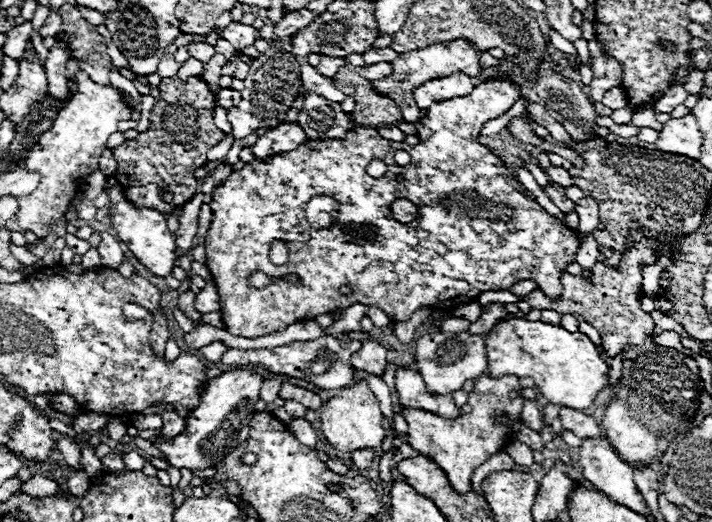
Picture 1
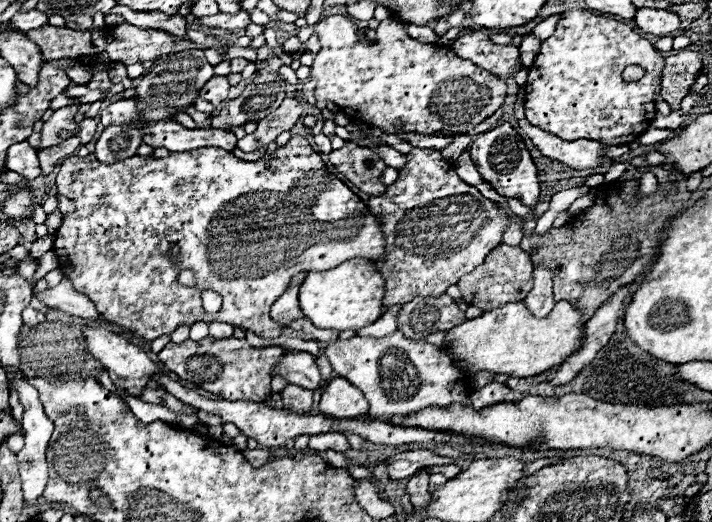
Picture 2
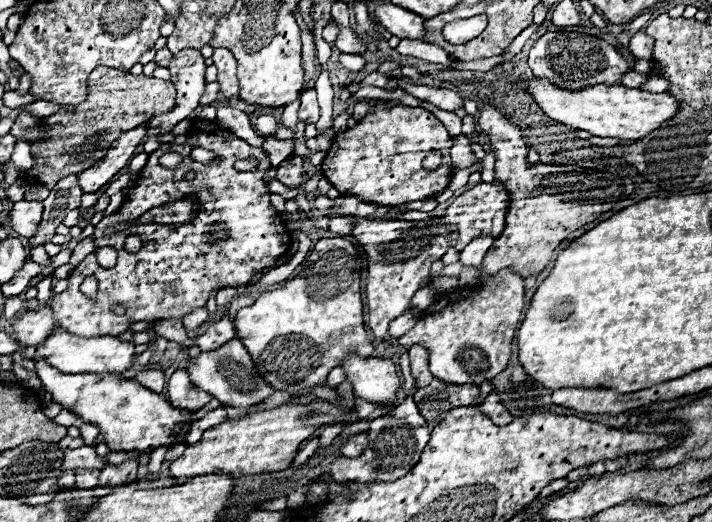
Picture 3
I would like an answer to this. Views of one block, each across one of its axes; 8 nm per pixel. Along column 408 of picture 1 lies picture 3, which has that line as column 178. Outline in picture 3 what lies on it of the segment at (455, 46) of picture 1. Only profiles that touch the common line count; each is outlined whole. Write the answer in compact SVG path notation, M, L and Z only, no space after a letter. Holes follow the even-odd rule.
M180 50L178 54L172 56L170 64L170 80L176 84L178 88L178 96L176 96L176 106L170 114L162 114L158 118L151 118L148 121L148 128L172 128L176 126L180 120L188 118L192 114L192 110L198 106L198 98L204 92L204 58L198 50Z

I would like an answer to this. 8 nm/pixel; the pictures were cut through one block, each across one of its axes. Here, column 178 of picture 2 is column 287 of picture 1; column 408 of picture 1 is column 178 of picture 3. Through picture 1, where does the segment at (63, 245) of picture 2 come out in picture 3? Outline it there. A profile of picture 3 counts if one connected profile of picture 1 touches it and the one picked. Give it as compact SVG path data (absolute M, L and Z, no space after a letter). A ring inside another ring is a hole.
M194 118L188 130L188 138L190 140L186 144L162 144L156 152L152 152L146 166L138 174L138 180L124 196L118 212L104 216L102 222L96 224L96 230L92 234L94 246L114 246L118 250L118 264L114 268L102 268L96 262L96 252L92 252L76 270L72 270L68 290L52 298L54 318L64 330L70 330L74 334L120 336L134 322L156 322L172 318L182 320L182 316L204 306L214 290L246 284L254 274L266 266L272 266L276 258L288 252L290 232L286 230L280 214L272 208L268 188L262 182L262 174L270 168L268 154L262 148L254 148L246 140L234 136L230 130L220 128L216 120L208 122ZM196 146L216 152L220 162L206 166L190 160L190 152ZM168 152L178 152L182 156L182 162L176 168L160 166L160 156ZM246 158L258 160L258 172L234 170L234 162ZM190 170L194 170L194 180L186 182L184 174ZM192 196L198 198L200 212L188 224L136 222L154 206ZM112 224L126 224L126 228L114 236L104 238L102 230ZM134 234L142 238L142 248L136 254L128 254L124 244L126 238ZM90 276L98 280L94 298L88 298L80 292L80 284ZM116 304L126 306L126 312L122 316L116 316L112 312Z

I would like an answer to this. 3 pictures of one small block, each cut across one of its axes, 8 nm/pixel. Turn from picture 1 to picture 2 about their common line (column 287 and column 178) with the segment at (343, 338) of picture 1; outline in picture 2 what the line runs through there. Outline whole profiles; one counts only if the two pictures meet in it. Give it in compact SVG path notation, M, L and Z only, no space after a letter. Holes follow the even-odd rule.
M212 336L192 342L186 340L182 344L168 342L162 352L158 352L160 362L180 378L196 384L198 388L212 392L216 396L222 396L224 400L252 400L252 402L264 402L266 396L270 396L270 380L272 380L272 368L278 366L280 356L284 350L280 346L268 346L268 348L254 348L246 340L238 338L224 338L216 340Z

